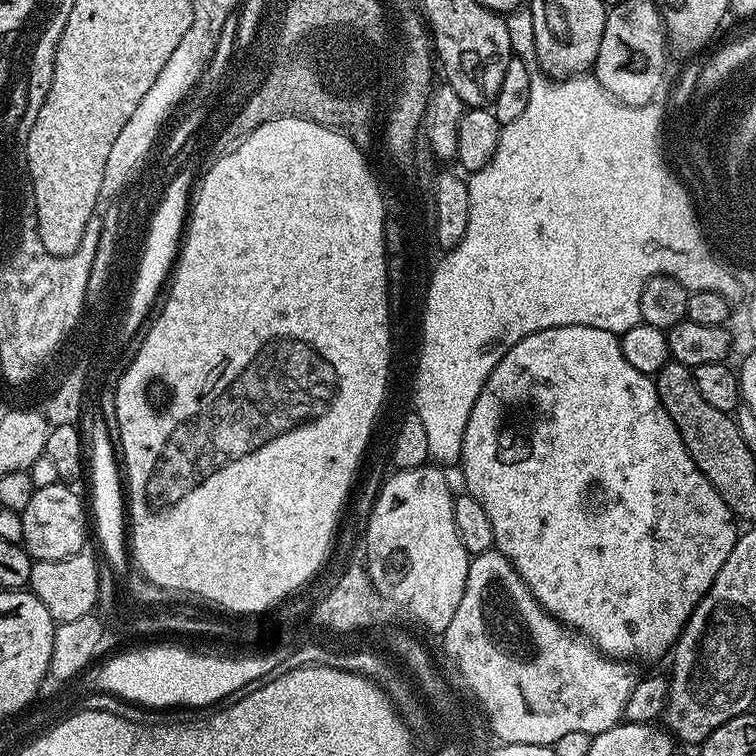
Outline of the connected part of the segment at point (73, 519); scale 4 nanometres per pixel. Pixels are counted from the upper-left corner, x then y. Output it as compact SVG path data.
M61 482L54 486L37 488L26 510L21 512L23 547L31 559L61 561L85 549L88 514L71 485Z

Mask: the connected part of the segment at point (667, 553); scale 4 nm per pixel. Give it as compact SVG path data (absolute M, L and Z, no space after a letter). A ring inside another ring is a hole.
M558 326L550 330L538 330L519 340L513 348L509 348L508 353L502 358L502 362L498 362L498 366L494 366L494 370L486 378L486 382L470 410L470 422L466 422L466 434L462 438L462 454L460 455L458 471L464 475L464 484L468 487L465 488L467 495L478 498L482 510L486 510L486 514L490 518L490 526L494 526L495 551L502 553L515 566L518 574L527 582L528 589L534 594L536 601L554 619L560 621L565 628L584 636L599 652L603 652L605 656L611 656L613 660L637 662L636 660L660 660L663 656L665 659L676 647L676 640L680 636L680 631L686 626L686 622L698 606L698 602L702 602L706 590L710 590L710 586L714 586L714 578L718 578L718 570L722 570L722 562L726 562L726 558L730 558L730 550L734 550L736 545L737 517L732 515L730 506L726 506L726 502L722 502L718 490L714 490L714 486L710 486L710 482L704 477L702 470L698 470L698 466L694 466L694 458L690 458L674 422L670 422L670 414L666 414L666 410L658 398L655 379L634 370L634 366L630 366L630 362L626 362L626 354L622 354L620 336L617 333L594 330L594 326Z

